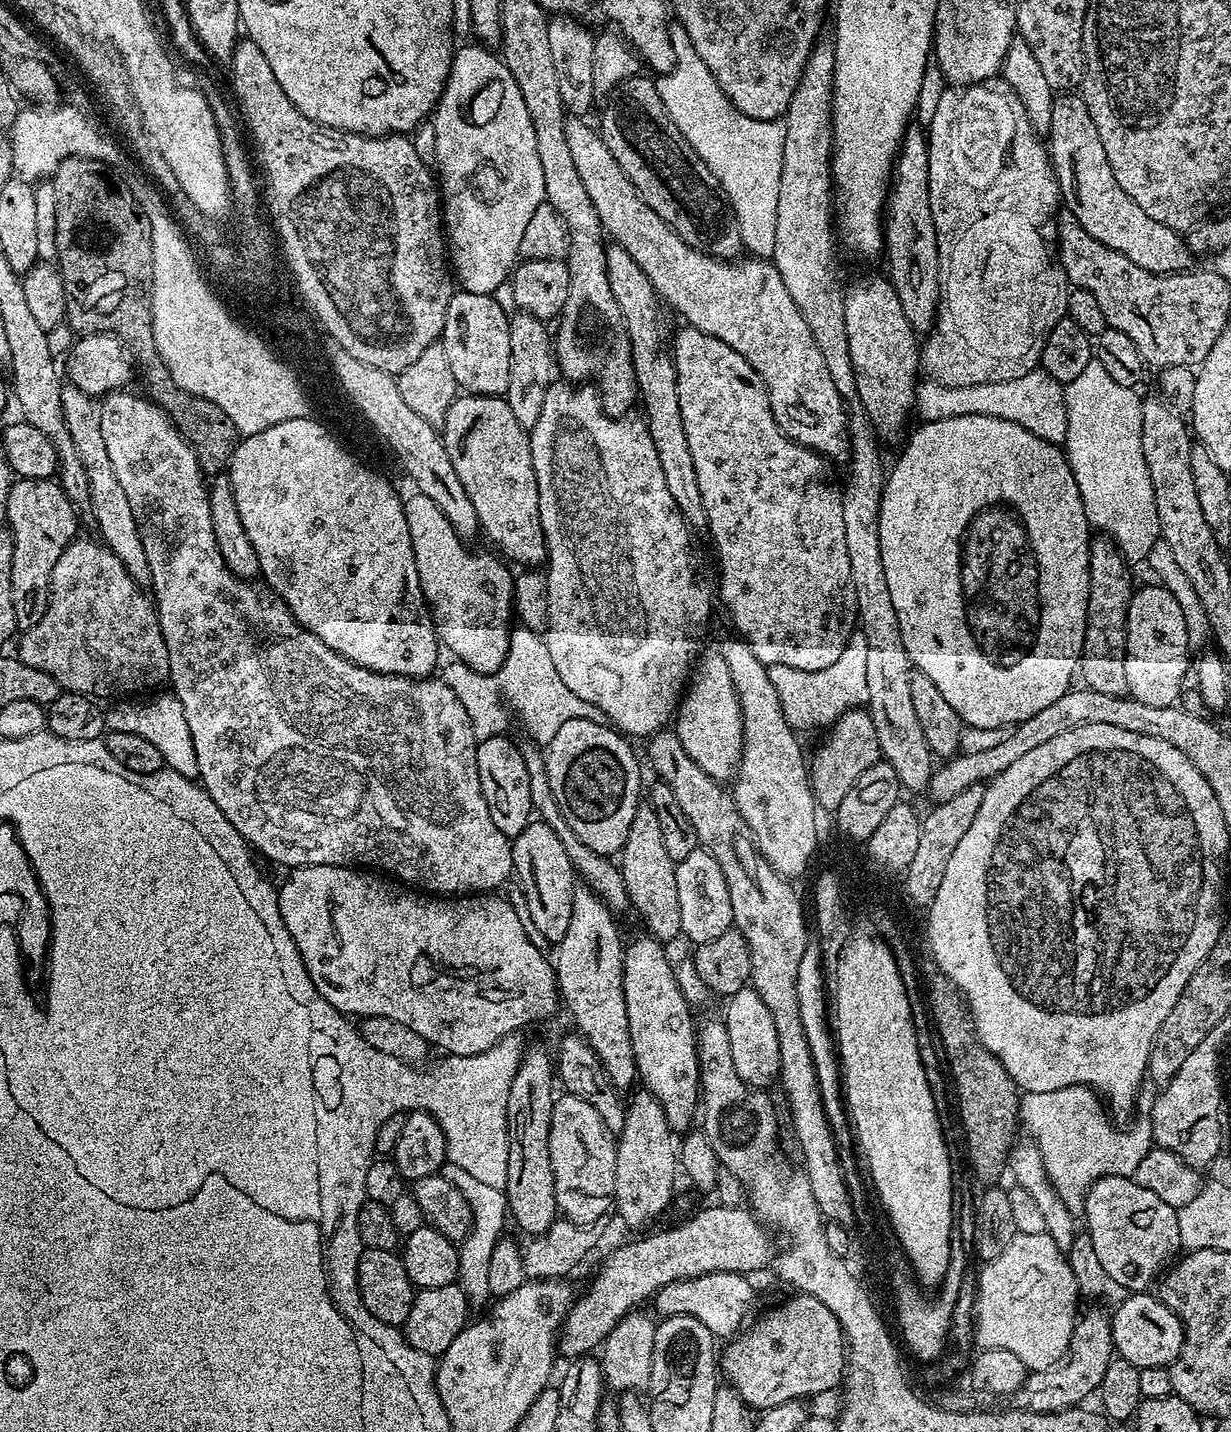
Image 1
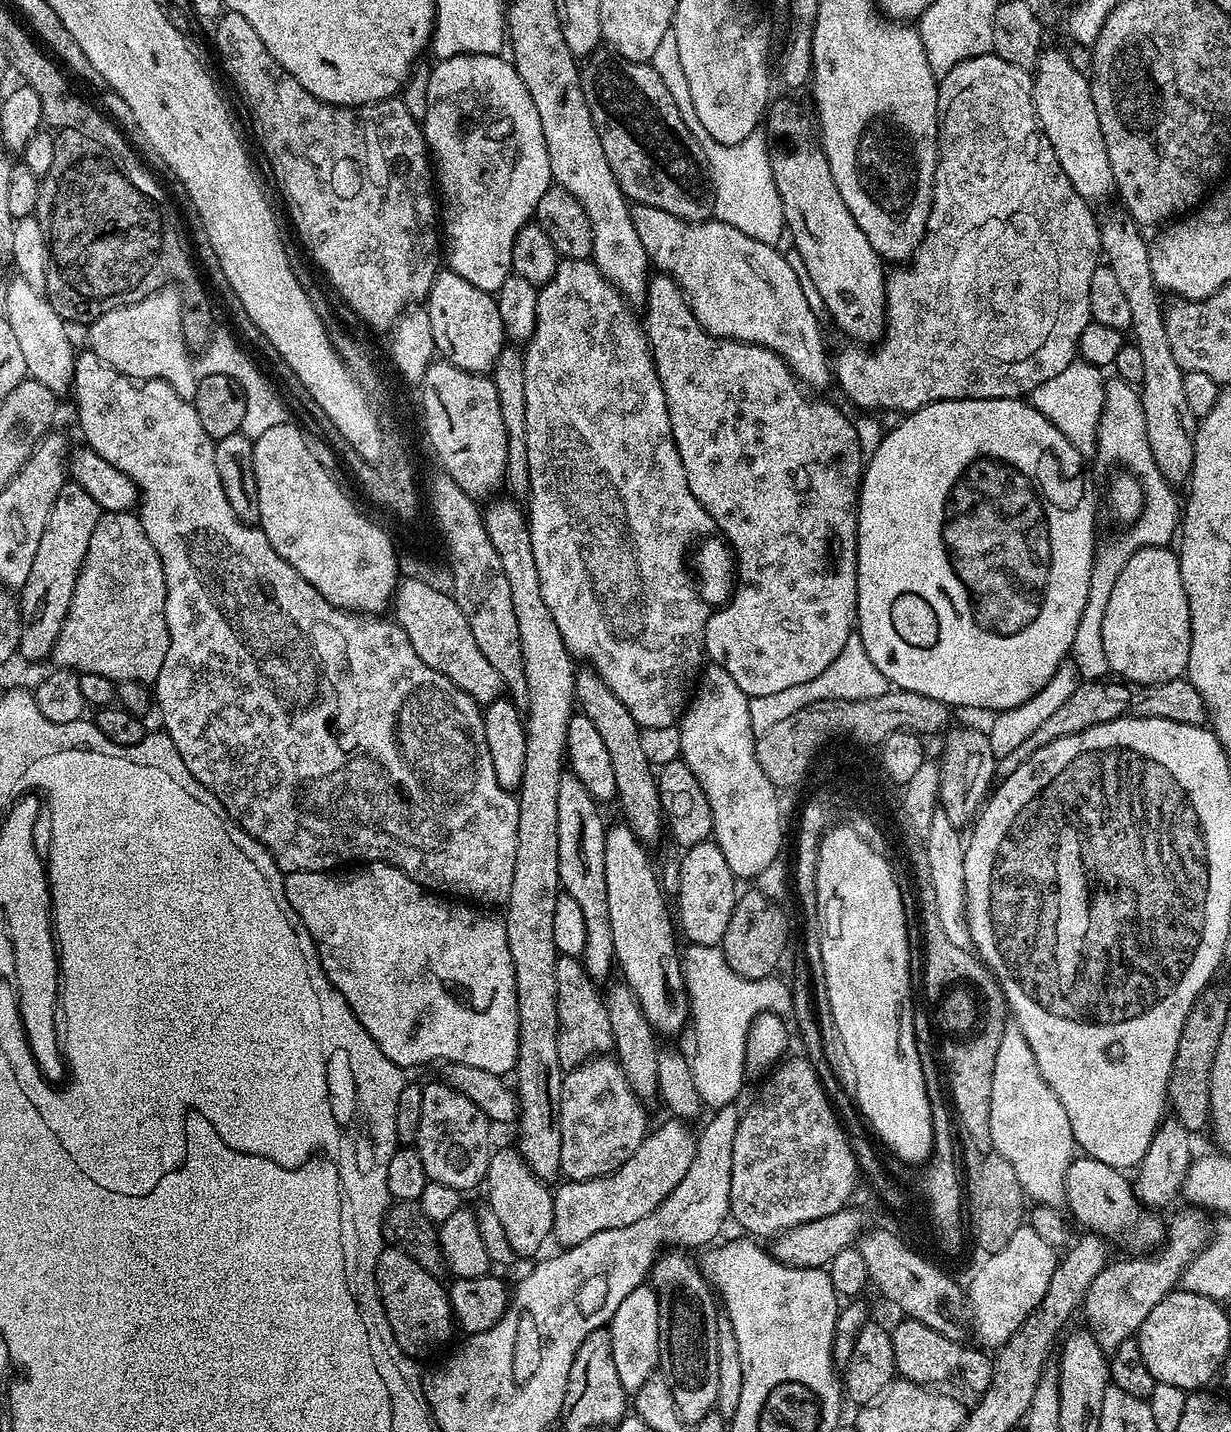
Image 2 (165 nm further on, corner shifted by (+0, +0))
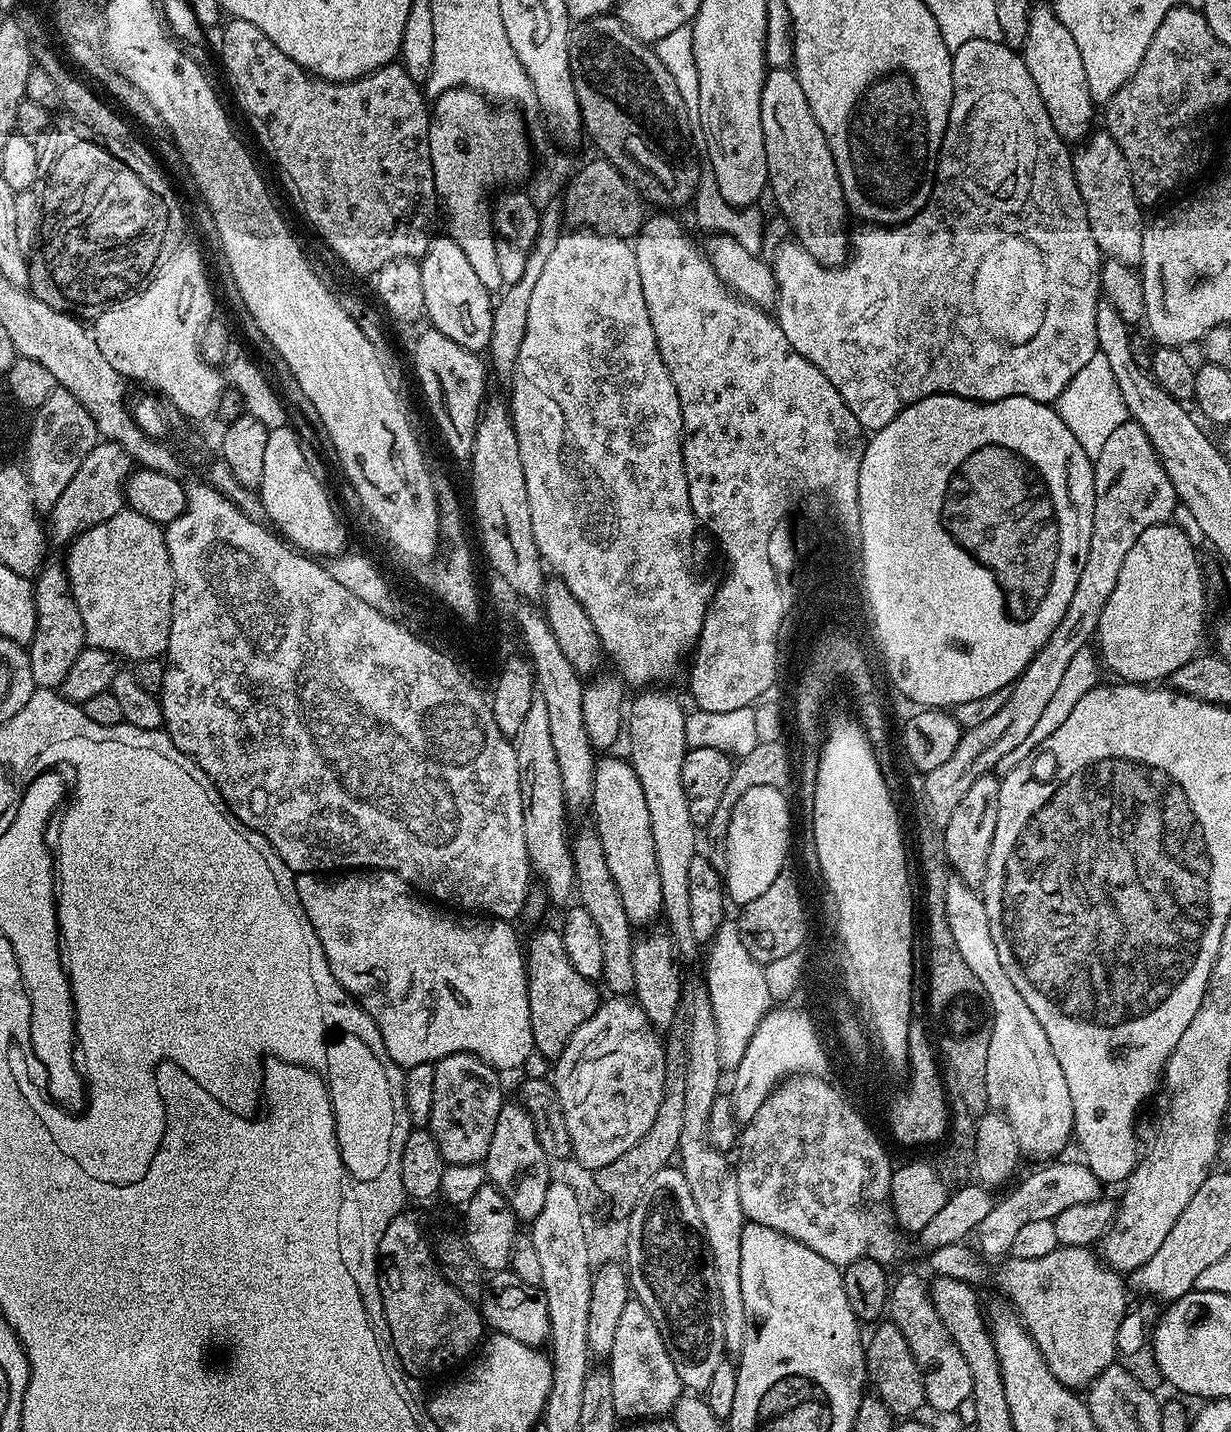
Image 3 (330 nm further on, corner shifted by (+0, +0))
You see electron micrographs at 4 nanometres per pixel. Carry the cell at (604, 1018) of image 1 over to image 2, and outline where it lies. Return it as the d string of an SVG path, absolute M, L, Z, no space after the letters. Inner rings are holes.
M570 770L558 782L558 874L561 889L582 909L586 918L586 946L582 963L586 974L604 982L614 972L614 934L610 930L610 906L606 902L606 823L600 817L601 805L578 782ZM605 979L605 980L604 980ZM604 980L604 981L603 981Z

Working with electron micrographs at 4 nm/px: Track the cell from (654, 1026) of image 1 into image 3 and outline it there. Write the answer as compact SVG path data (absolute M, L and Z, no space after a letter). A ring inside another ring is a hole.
M616 754L596 761L590 813L596 819L594 827L606 854L606 866L610 866L610 878L618 886L626 918L640 926L661 915L662 881L658 878L658 858L654 858L654 834L650 834L650 813L642 795L642 782L638 782L638 774L634 774L627 759L619 760L612 755Z

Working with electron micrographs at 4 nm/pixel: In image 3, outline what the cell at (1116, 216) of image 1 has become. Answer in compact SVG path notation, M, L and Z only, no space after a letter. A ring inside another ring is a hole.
M1047 3L1029 11L1030 26L1026 30L1026 42L1022 55L1026 62L1026 70L1030 70L1030 78L1034 78L1034 86L1038 86L1038 94L1042 94L1042 102L1046 106L1046 114L1050 114L1050 122L1054 130L1065 142L1080 142L1093 131L1092 107L1094 101L1090 94L1090 86L1086 86L1086 70L1082 67L1082 54L1078 54L1078 46L1070 35L1070 30L1058 22L1054 10Z

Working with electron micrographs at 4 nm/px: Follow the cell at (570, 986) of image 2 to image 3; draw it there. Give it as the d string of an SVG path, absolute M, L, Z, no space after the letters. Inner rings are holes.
M555 927L544 928L526 940L526 967L534 1049L539 1055L541 1052L548 1062L554 1062L562 1050L566 1050L578 1026L582 1026L582 1022L586 1022L598 1010L602 1003L601 989L593 981L582 978L582 974L570 966L570 958L566 958L566 946L562 946L562 938Z

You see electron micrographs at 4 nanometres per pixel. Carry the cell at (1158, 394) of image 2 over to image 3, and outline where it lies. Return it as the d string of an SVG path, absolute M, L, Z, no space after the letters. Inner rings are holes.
M1096 130L1072 152L1072 169L1086 206L1086 218L1090 222L1090 234L1107 259L1139 265L1142 258L1142 238L1146 219L1142 205L1134 194L1130 166L1118 148L1118 142L1106 130Z

